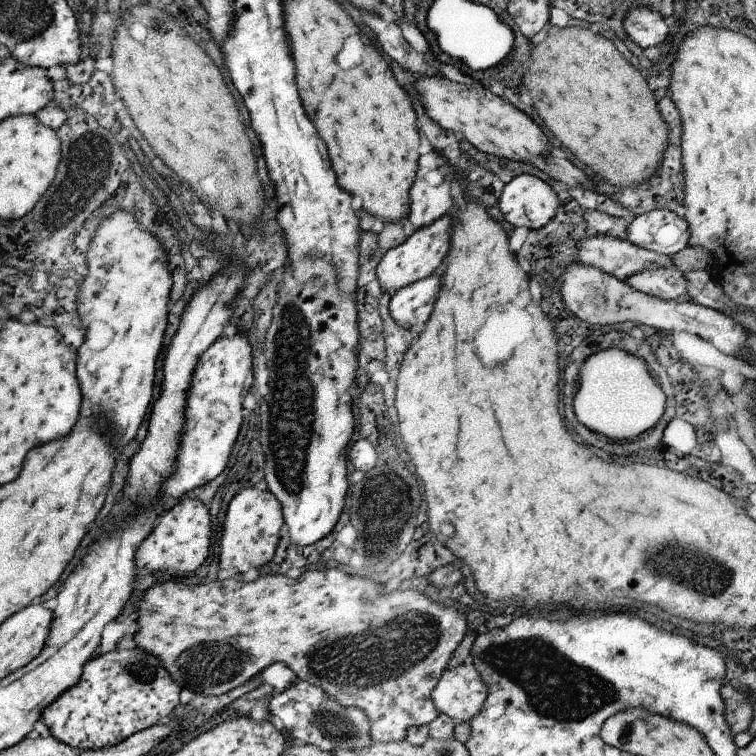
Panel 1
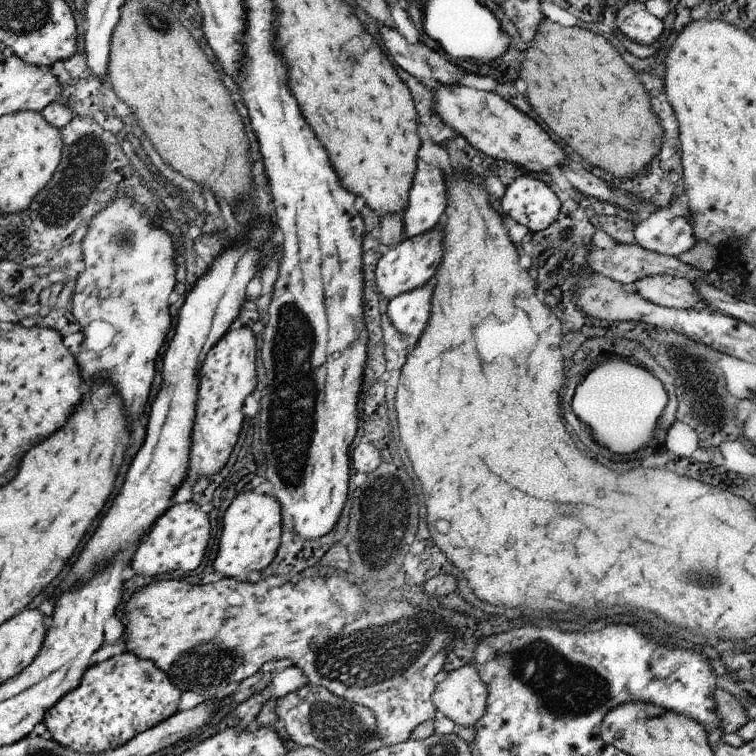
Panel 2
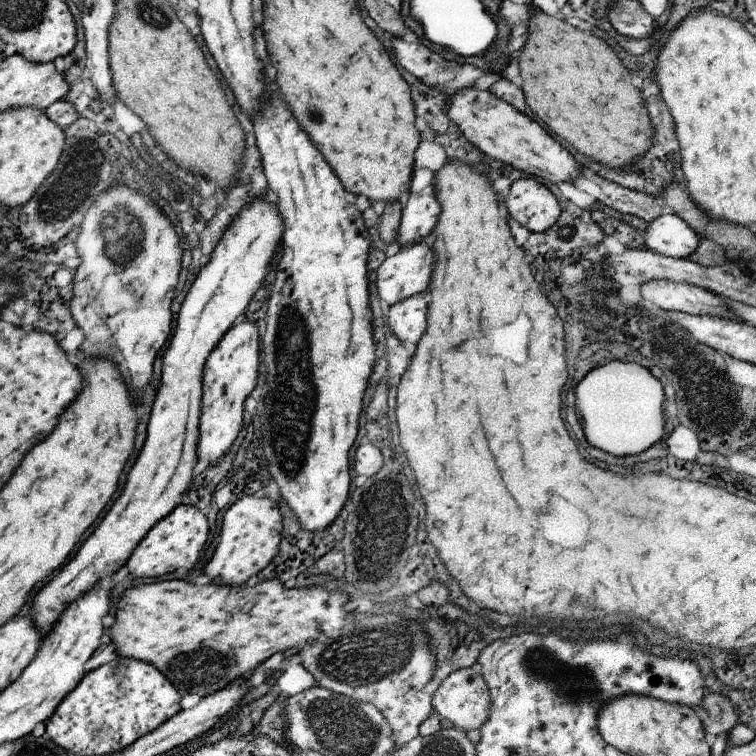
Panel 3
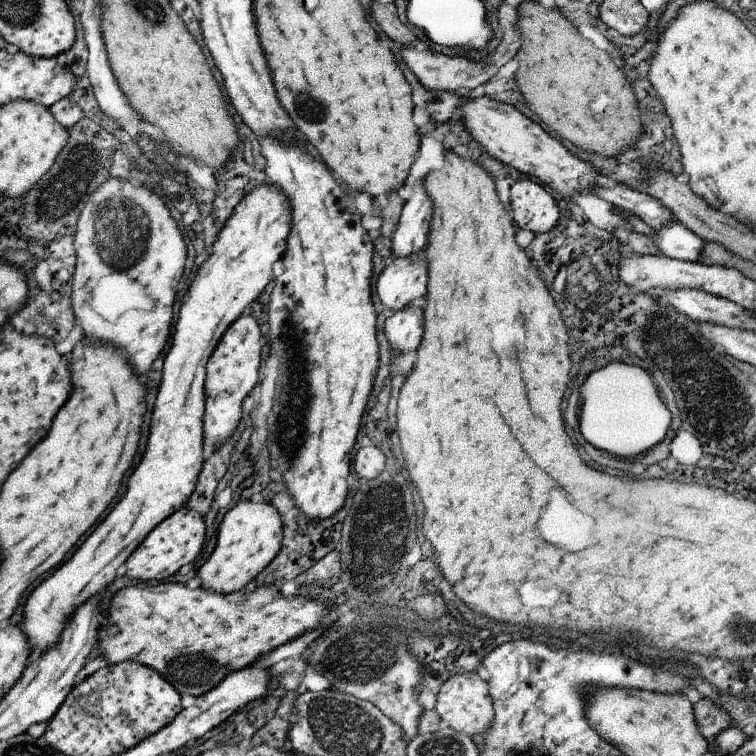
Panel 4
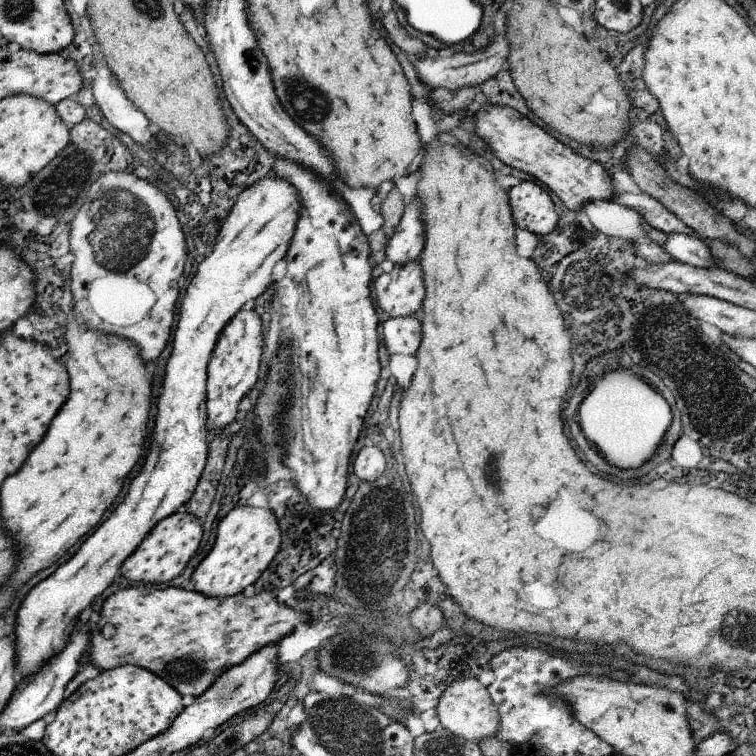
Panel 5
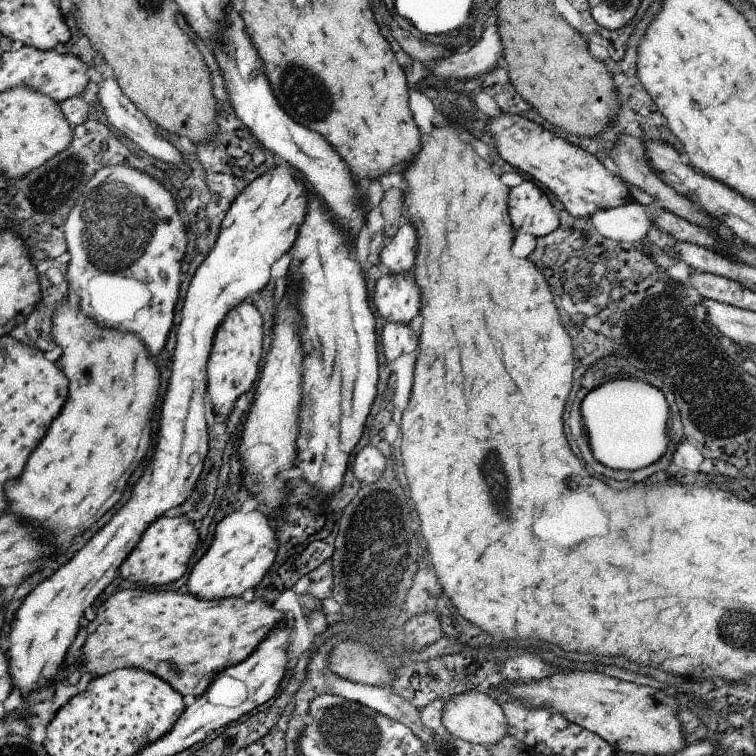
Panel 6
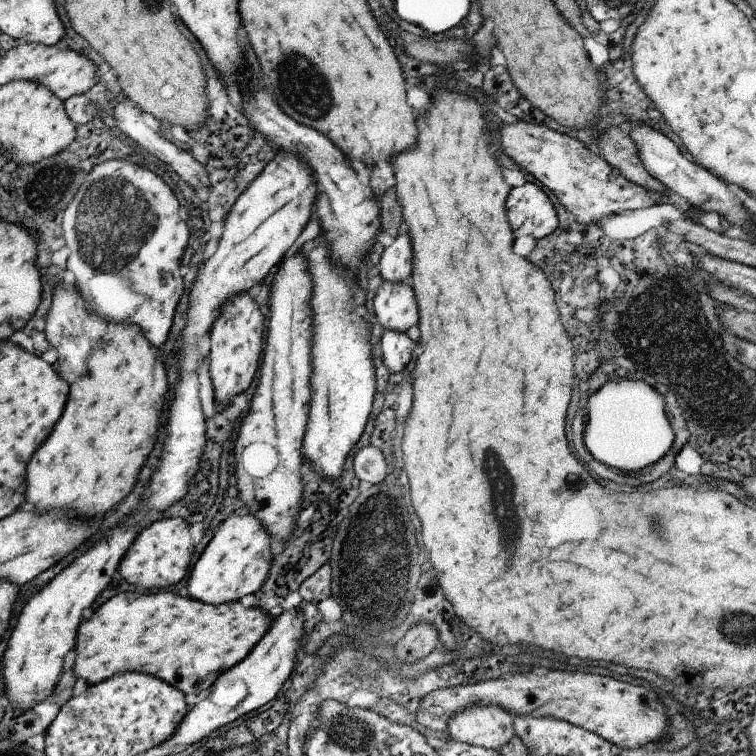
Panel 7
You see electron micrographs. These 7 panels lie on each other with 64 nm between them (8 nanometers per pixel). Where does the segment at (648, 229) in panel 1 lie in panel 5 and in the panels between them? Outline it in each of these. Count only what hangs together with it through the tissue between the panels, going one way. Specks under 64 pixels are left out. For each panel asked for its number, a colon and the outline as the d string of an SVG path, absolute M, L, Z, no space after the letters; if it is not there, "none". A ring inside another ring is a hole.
2: M657 210L645 220L641 218L633 230L633 236L635 236L635 246L671 258L693 248L693 244L697 242L693 226L687 222L687 218L673 216L667 210L665 212Z
3: M661 214L645 232L641 232L645 248L667 258L685 260L699 246L699 234L691 230L677 214Z
4: M673 220L665 228L657 230L653 234L653 240L661 250L661 256L667 256L671 260L701 264L699 256L701 256L705 242L699 240L699 236L695 236L691 230L687 230L677 220Z
5: M683 234L669 236L669 240L663 244L663 256L703 270L709 270L713 264L717 264L715 258L711 258L705 242L701 242L695 236L683 236Z

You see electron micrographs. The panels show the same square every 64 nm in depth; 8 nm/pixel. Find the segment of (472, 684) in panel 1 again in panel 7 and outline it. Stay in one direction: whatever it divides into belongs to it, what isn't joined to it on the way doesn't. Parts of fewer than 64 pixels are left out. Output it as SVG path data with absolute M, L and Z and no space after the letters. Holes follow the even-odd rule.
M471 706L449 720L447 736L461 744L501 750L515 736L513 716L495 706Z

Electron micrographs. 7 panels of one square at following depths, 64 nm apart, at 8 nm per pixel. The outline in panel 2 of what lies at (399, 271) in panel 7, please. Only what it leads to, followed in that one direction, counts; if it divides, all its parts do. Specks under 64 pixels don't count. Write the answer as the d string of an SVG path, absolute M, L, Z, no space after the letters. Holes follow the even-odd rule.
M419 162L417 176L413 178L413 186L409 190L409 202L403 210L403 240L417 238L429 232L447 208L443 172Z

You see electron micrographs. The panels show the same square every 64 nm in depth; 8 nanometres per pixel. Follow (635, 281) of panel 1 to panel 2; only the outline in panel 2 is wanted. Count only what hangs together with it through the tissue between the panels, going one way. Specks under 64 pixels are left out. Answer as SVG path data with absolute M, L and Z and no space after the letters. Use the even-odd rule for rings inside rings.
M653 276L635 282L637 294L655 306L675 308L675 310L703 310L705 300L697 288L683 278L673 276Z

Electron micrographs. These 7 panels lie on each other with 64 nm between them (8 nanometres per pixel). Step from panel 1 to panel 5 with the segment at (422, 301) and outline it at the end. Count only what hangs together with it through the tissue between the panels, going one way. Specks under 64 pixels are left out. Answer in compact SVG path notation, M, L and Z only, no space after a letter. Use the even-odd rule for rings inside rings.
M385 318L381 324L383 346L389 356L415 352L419 346L419 322L415 318Z

